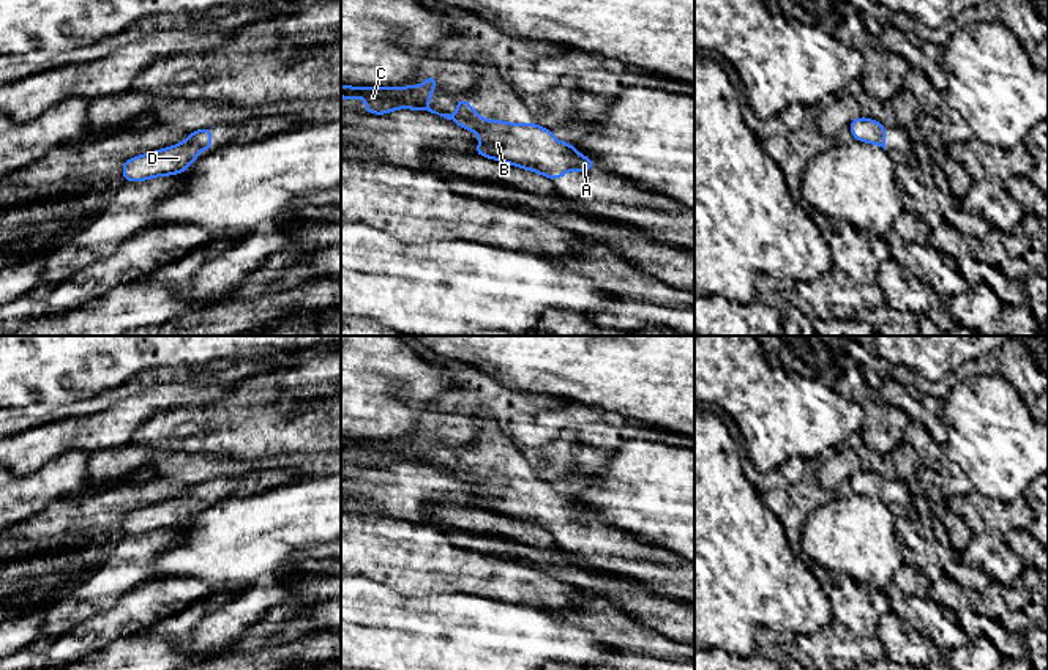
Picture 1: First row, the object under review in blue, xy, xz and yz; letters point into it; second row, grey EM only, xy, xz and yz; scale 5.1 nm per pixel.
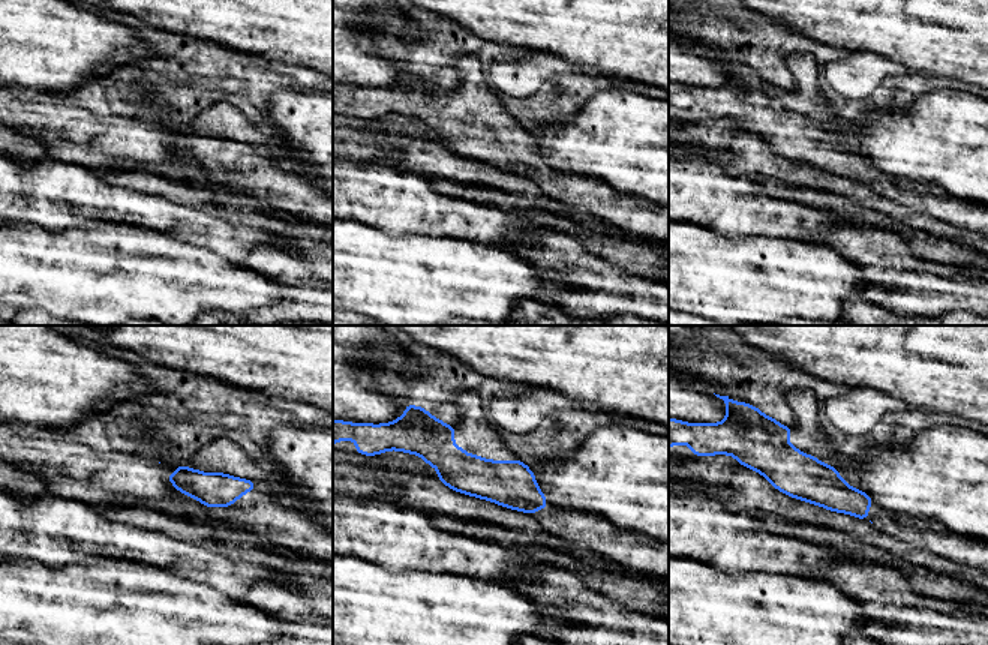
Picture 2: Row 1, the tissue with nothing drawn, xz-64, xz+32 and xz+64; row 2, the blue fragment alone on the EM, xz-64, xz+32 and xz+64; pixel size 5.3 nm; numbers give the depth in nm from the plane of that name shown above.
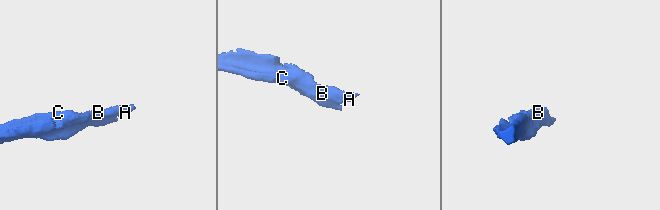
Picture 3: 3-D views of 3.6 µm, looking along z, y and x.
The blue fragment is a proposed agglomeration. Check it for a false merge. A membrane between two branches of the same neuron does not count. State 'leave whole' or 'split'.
leave whole

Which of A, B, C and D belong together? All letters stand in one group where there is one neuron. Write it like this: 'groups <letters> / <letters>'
groups A B C D

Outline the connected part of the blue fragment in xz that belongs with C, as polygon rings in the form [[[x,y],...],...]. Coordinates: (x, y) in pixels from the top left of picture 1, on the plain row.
[[[434,427],[428,429],[428,432],[426,432],[421,438],[388,440],[388,441],[380,441],[380,440],[352,440],[352,438],[341,438],[341,451],[342,451],[344,454],[350,454],[350,452],[354,452],[354,451],[363,451],[363,452],[365,452],[365,465],[374,467],[374,468],[384,468],[384,467],[390,467],[390,465],[399,463],[399,462],[428,463],[428,465],[431,465],[431,467],[437,467],[437,468],[440,468],[440,470],[444,470],[444,471],[447,471],[447,473],[455,475],[458,479],[464,481],[466,484],[475,486],[475,487],[478,489],[478,501],[473,504],[475,508],[485,509],[485,511],[488,511],[488,512],[500,514],[500,516],[505,516],[505,517],[510,517],[510,519],[515,519],[515,520],[519,520],[519,522],[526,522],[526,523],[530,523],[530,525],[535,525],[535,527],[540,527],[540,528],[543,528],[543,530],[546,530],[546,531],[549,531],[549,533],[552,533],[552,534],[557,533],[557,531],[560,531],[562,528],[571,525],[571,523],[579,523],[579,525],[586,527],[586,525],[589,525],[589,523],[592,522],[592,519],[595,517],[595,514],[593,514],[592,511],[582,509],[582,508],[581,508],[573,498],[570,498],[568,495],[557,493],[557,492],[552,489],[552,484],[551,484],[551,482],[546,482],[546,481],[540,479],[538,476],[526,476],[526,478],[521,478],[521,476],[500,475],[500,473],[492,473],[492,471],[491,471],[491,473],[485,473],[477,463],[472,462],[470,456],[467,456],[464,451],[456,452],[458,462],[456,462],[456,465],[455,465],[453,468],[450,468],[450,467],[439,467],[439,465],[432,463],[432,462],[428,459],[429,452],[431,452],[432,448],[434,448],[434,440],[436,440],[436,438],[437,438],[437,432],[436,432]]]

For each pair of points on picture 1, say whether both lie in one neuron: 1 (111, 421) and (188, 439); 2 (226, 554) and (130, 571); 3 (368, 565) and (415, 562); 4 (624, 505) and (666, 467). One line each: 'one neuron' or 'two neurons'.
1: two neurons
2: two neurons
3: one neuron
4: one neuron

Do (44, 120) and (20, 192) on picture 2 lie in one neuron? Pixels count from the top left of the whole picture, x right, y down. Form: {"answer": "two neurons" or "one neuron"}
{"answer": "two neurons"}

